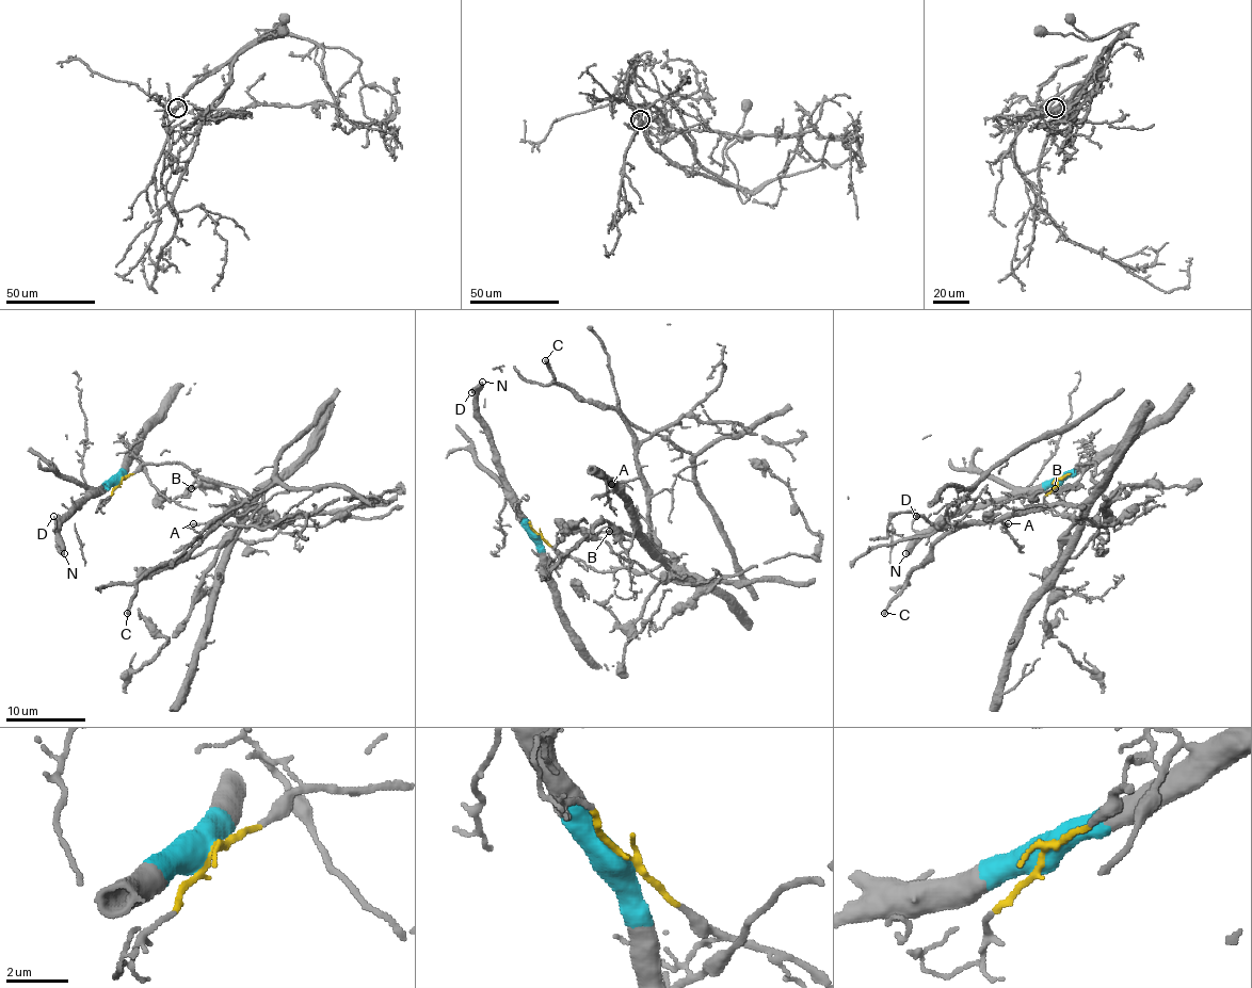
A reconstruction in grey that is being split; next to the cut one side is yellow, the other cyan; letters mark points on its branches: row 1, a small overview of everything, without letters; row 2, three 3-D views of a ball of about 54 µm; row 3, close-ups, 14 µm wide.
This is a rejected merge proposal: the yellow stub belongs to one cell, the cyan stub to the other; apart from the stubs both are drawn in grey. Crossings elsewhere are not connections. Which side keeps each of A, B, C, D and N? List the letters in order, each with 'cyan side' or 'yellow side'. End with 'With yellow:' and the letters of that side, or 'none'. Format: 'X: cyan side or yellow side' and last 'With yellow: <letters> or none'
A: yellow side
B: cyan side
C: yellow side
D: cyan side
N: cyan side
With yellow: A, C

